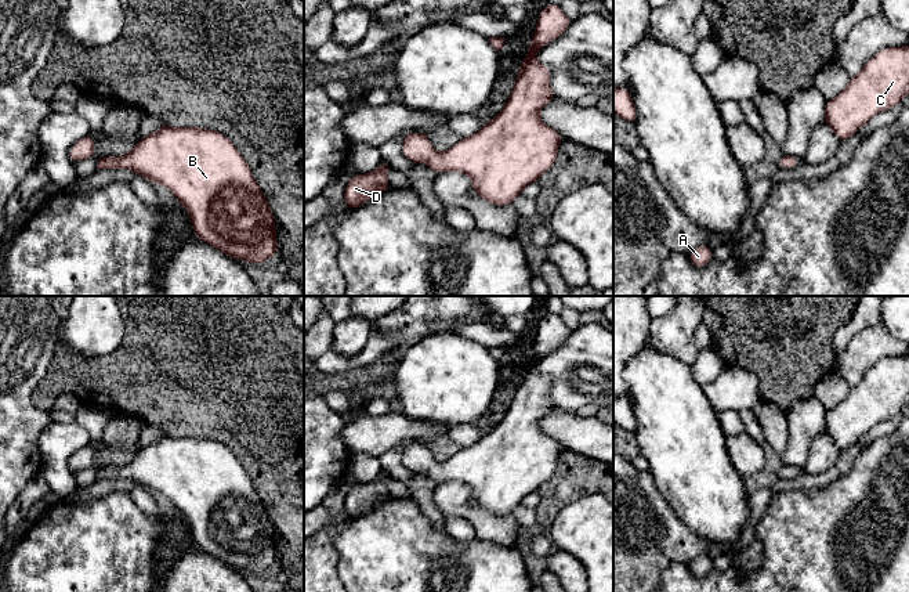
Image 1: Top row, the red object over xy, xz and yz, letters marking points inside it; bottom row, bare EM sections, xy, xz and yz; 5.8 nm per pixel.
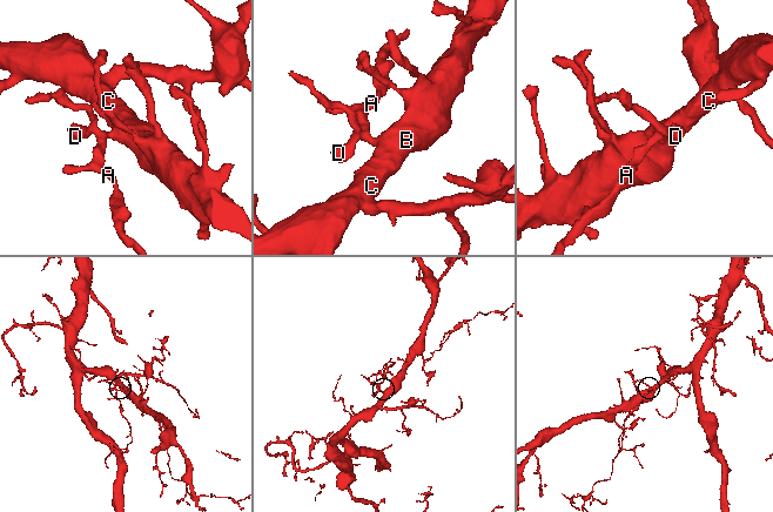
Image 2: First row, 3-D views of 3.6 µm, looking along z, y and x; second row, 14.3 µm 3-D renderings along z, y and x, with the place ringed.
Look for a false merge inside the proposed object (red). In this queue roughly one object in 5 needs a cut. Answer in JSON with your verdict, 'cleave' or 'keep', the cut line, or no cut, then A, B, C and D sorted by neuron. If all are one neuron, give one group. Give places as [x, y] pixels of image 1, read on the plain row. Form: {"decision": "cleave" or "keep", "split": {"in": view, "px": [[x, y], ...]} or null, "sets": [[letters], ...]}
{"decision": "keep", "split": null, "sets": [["A", "B", "C", "D"]]}

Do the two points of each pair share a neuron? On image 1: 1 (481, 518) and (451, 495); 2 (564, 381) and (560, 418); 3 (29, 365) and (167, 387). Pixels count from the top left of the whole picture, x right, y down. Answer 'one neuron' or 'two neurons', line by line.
1: one neuron
2: two neurons
3: two neurons

